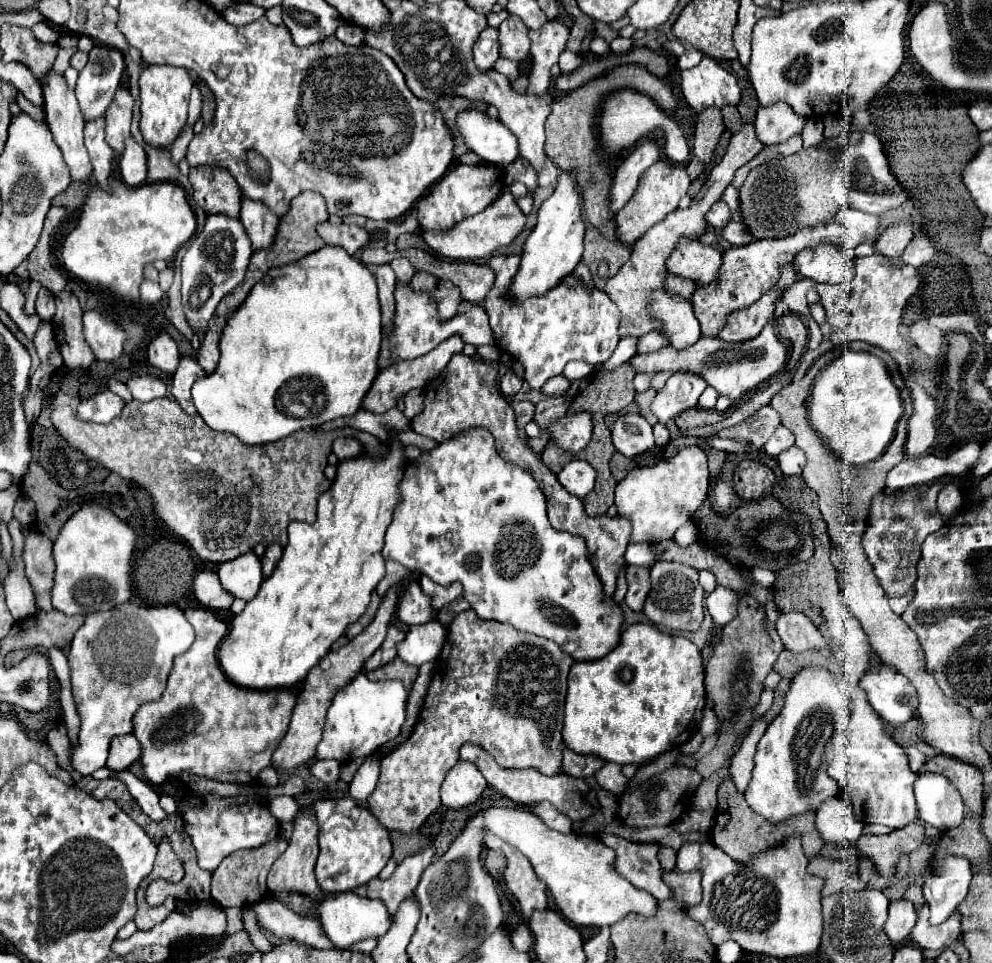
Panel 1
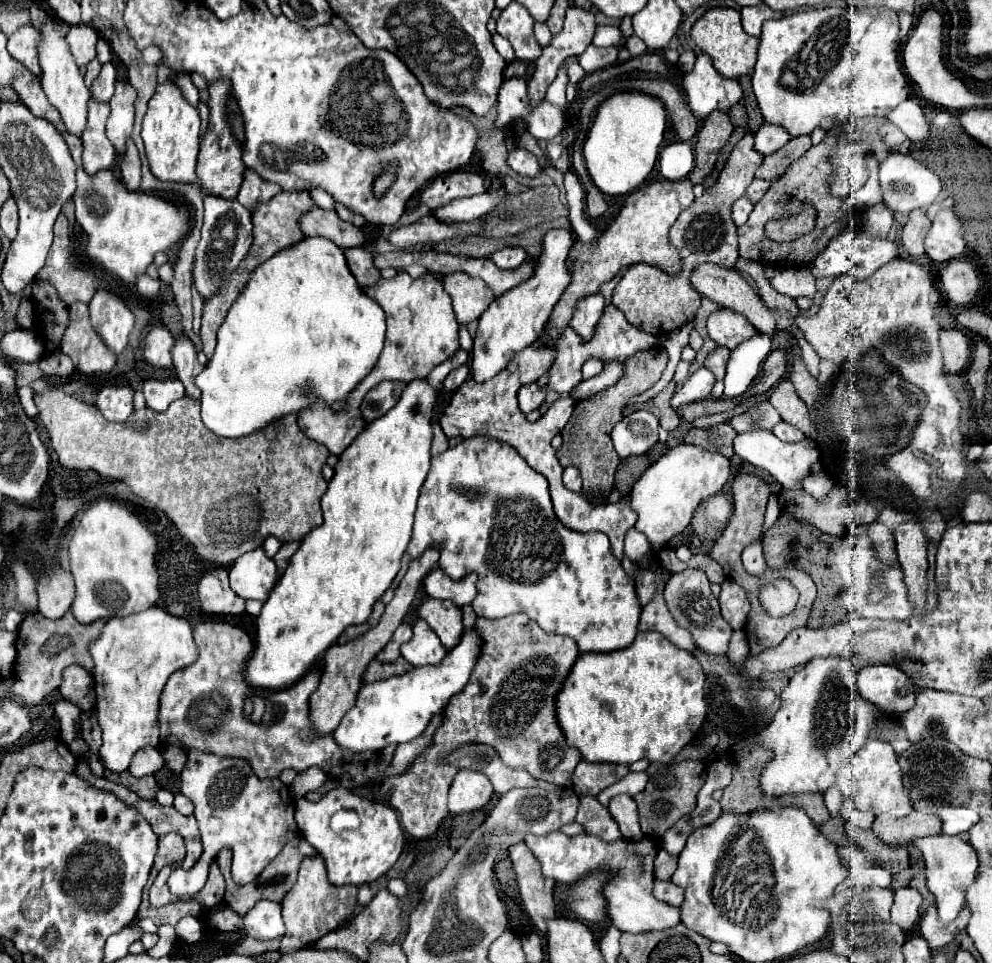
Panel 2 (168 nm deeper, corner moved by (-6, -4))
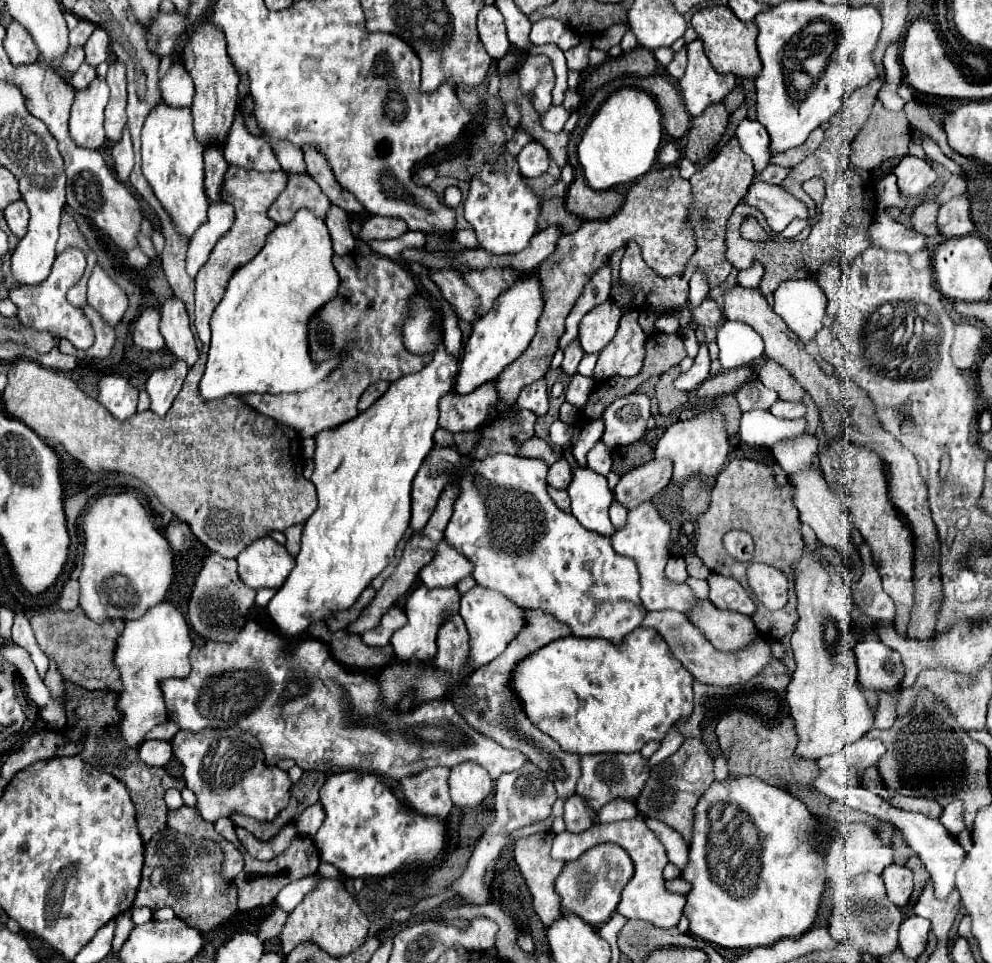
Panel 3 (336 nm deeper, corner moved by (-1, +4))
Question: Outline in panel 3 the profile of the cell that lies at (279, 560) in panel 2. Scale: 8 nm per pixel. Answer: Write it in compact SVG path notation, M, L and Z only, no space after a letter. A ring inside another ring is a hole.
M299 523L299 525L293 525L291 529L285 531L285 535L287 535L287 543L285 543L285 547L287 547L287 551L289 551L293 557L299 553L301 531L303 531L303 525L301 525L301 523Z

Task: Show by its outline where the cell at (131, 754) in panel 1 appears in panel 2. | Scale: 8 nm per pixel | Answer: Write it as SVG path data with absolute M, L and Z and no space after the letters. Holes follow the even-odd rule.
M142 747L132 757L128 771L130 771L130 775L146 777L146 775L156 773L162 765L164 765L164 757L162 757L162 753L156 747Z

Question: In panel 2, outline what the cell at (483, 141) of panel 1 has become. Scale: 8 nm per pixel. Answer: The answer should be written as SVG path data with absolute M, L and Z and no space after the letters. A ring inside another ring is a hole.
M514 147L512 151L508 151L508 165L516 173L522 173L522 175L528 175L528 177L534 177L534 175L540 173L536 157L522 147Z

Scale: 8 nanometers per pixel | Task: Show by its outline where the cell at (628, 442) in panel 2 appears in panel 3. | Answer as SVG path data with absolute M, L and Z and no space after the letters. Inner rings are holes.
M629 393L611 401L603 411L605 433L601 441L607 447L631 445L645 433L645 423L651 417L649 397L643 393Z

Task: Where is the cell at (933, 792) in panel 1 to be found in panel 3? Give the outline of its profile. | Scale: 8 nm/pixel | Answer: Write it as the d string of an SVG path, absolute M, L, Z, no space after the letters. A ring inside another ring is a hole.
M955 800L946 805L939 820L943 823L943 827L949 831L949 835L957 839L957 835L965 829L965 821L963 821L963 802Z

